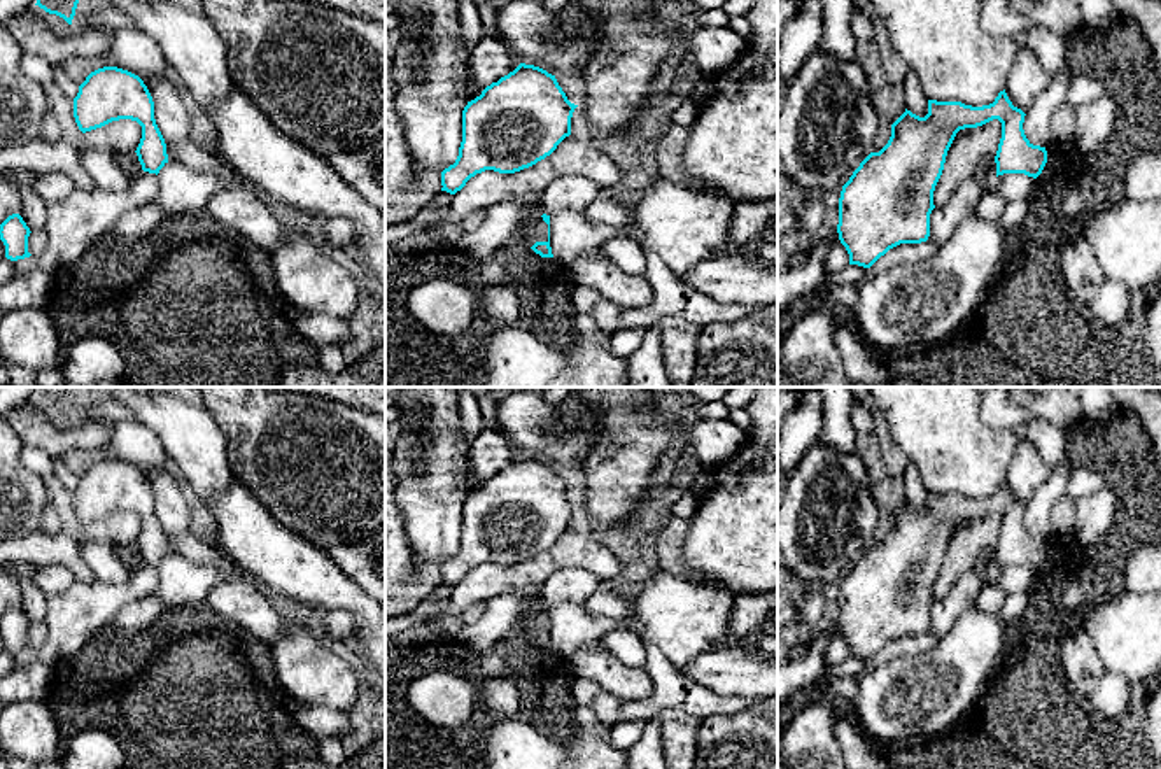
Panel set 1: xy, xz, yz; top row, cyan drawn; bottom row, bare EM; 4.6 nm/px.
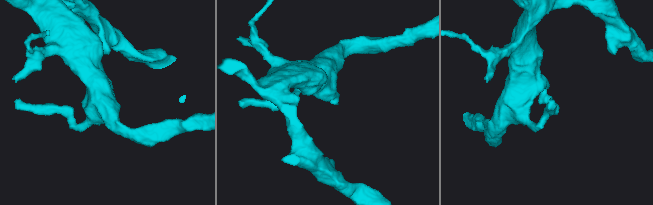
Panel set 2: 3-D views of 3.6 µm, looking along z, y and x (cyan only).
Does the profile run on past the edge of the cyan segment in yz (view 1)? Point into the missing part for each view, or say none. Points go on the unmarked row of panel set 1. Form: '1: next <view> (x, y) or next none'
1: next none

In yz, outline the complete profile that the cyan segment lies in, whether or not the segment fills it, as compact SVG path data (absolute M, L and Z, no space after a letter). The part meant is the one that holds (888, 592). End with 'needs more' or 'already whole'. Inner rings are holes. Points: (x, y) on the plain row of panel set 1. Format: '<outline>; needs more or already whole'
M1005 482L982 499L928 492L925 510L905 501L891 517L888 536L870 545L842 578L837 625L849 657L870 660L900 636L928 632L933 583L960 522L998 511L996 569L1024 566L1037 571L1047 555L1047 543L1026 531L1024 508Z; already whole

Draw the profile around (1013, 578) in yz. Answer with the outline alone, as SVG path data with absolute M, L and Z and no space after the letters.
M1024 566L998 568L993 578L1007 596L1014 592L1033 592L1035 589L1035 571Z

